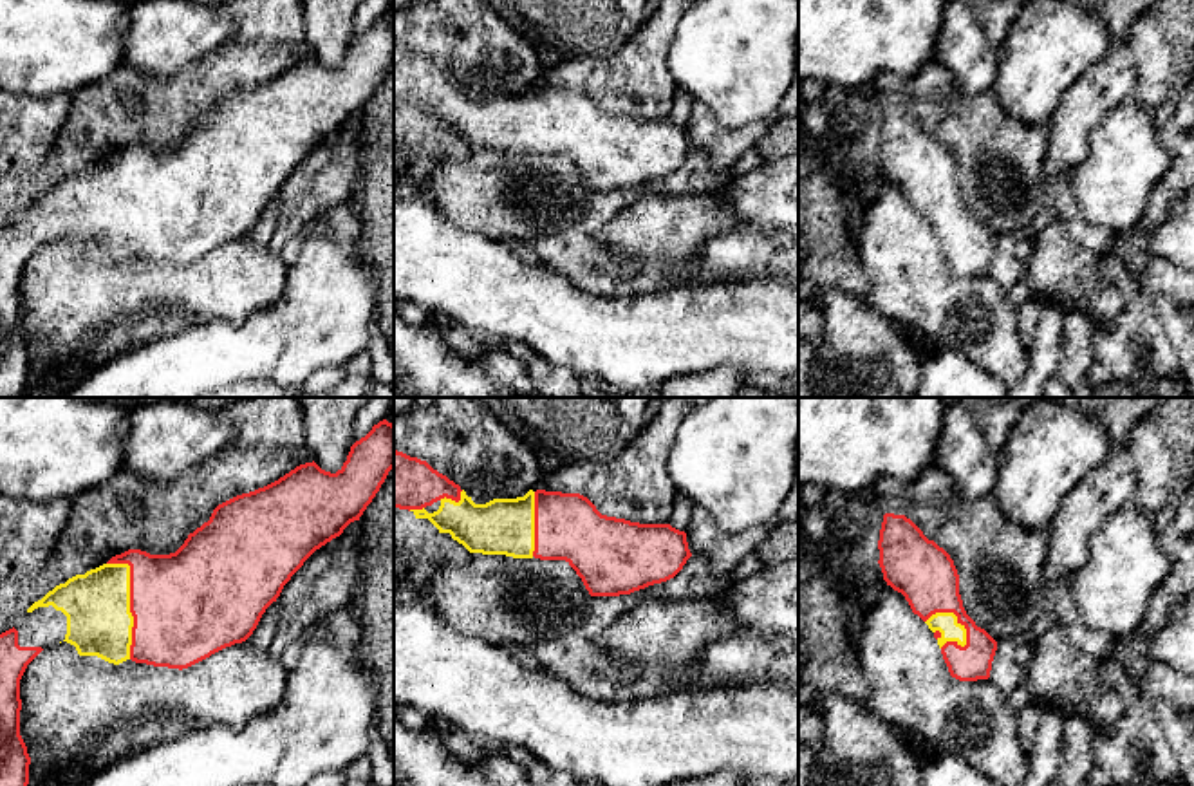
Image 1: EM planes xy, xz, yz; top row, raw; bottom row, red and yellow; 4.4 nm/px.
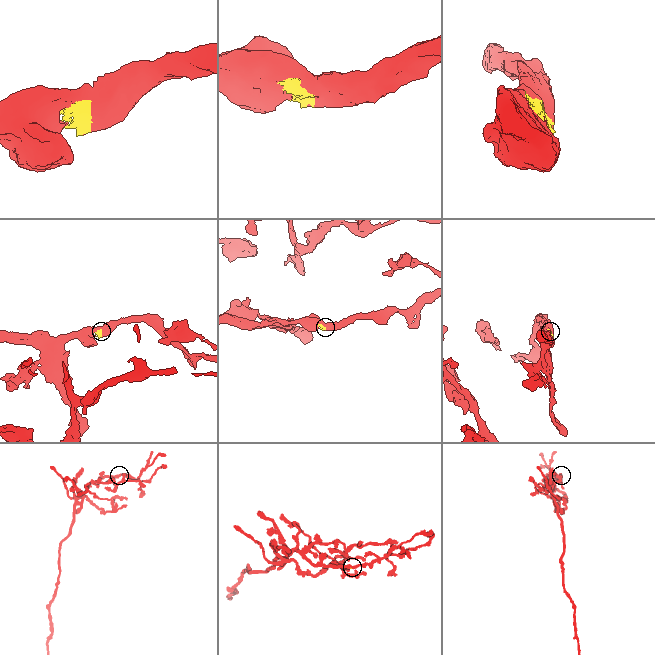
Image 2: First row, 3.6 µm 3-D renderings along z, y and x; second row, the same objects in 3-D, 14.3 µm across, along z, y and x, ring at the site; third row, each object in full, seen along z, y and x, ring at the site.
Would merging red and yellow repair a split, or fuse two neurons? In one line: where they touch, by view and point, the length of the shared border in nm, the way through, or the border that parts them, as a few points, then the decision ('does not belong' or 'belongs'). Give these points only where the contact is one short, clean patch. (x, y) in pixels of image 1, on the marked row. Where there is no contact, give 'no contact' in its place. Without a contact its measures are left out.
contact xy (130, 602); length 440 nm; belongs

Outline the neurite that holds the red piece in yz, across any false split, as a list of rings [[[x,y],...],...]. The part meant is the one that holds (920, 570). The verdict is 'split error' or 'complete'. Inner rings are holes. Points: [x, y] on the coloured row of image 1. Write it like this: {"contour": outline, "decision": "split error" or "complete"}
{"contour": [[[894,513],[883,515],[878,549],[883,580],[905,596],[912,613],[934,632],[950,676],[959,681],[988,679],[997,641],[966,614],[950,555],[928,540],[910,519]]], "decision": "split error"}

